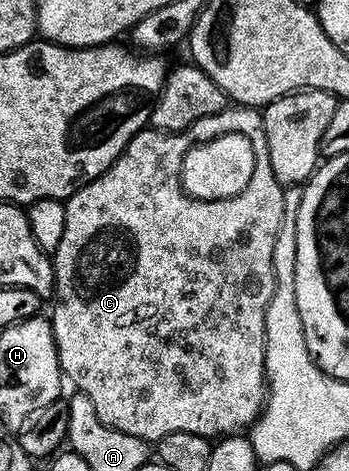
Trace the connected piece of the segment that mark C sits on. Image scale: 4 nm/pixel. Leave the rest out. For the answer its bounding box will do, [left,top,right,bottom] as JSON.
[50,105,286,440]

